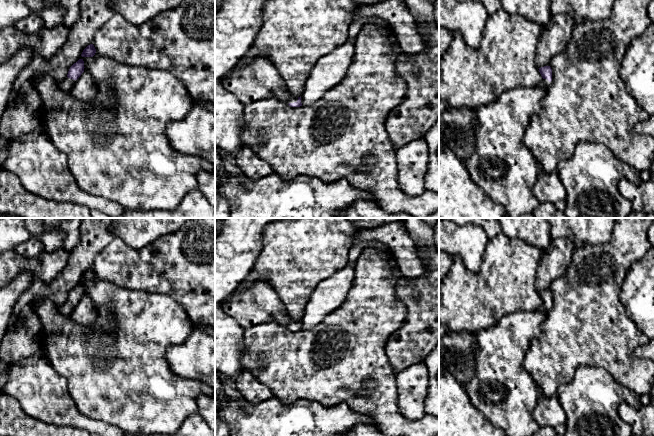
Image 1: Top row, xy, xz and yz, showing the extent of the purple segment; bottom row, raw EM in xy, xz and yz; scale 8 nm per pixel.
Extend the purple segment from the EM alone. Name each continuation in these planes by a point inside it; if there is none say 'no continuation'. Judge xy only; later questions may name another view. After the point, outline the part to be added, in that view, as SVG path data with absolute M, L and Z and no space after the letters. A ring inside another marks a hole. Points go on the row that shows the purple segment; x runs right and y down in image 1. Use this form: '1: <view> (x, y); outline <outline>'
1: xy (66, 85); outline M67 77L62 82L59 83L60 89L62 91L69 92L72 89L75 82L76 80Z

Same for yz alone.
1: yz (544, 83); outline M542 79L537 86L546 89L550 84L551 82L549 82L547 79Z

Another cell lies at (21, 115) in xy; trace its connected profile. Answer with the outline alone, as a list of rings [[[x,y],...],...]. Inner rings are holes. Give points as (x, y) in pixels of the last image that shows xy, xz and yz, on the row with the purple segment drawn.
[[[80,0],[80,17],[73,25],[69,26],[68,38],[61,50],[51,58],[43,58],[38,54],[33,54],[31,62],[20,71],[14,82],[12,96],[1,117],[1,137],[11,140],[37,128],[42,100],[36,88],[36,76],[40,73],[47,73],[58,83],[67,78],[70,67],[79,60],[83,50],[92,44],[95,33],[115,14],[109,6],[110,1]]]

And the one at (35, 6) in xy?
[[[25,0],[27,6],[33,13],[38,13],[46,8],[45,0]]]

